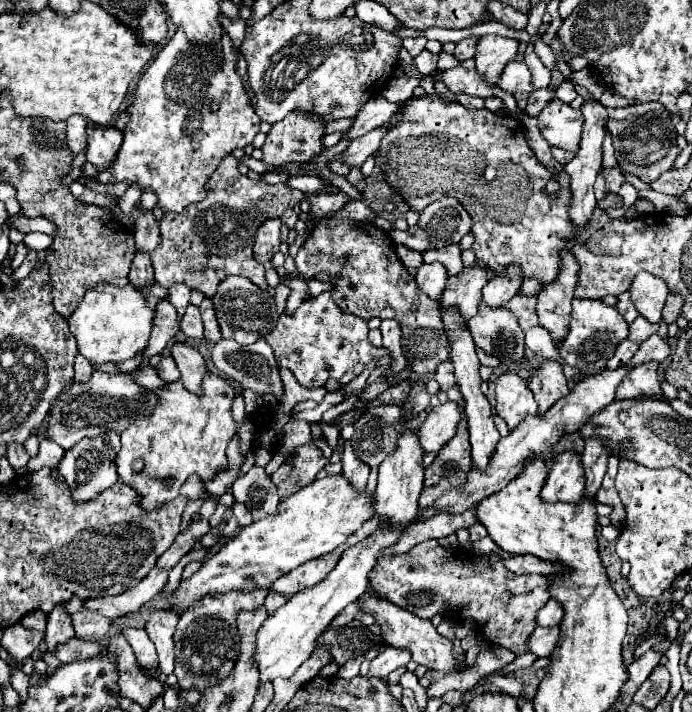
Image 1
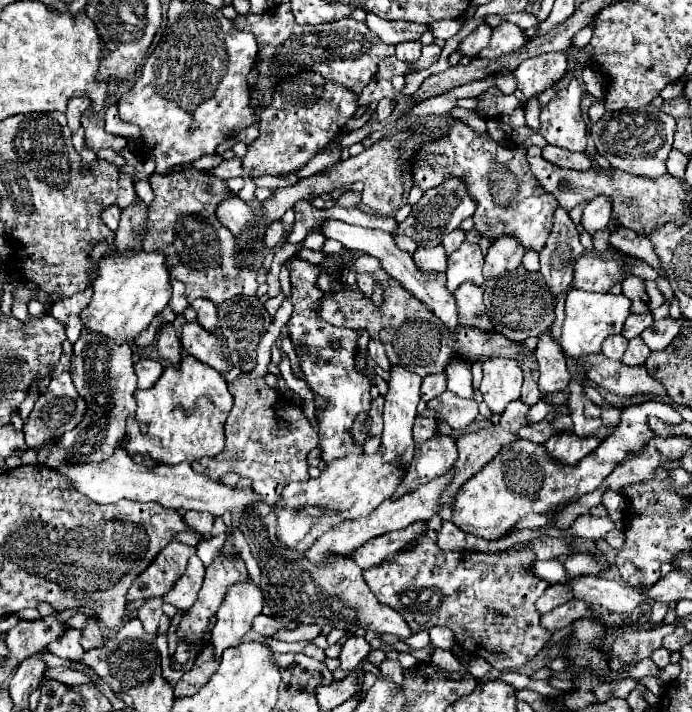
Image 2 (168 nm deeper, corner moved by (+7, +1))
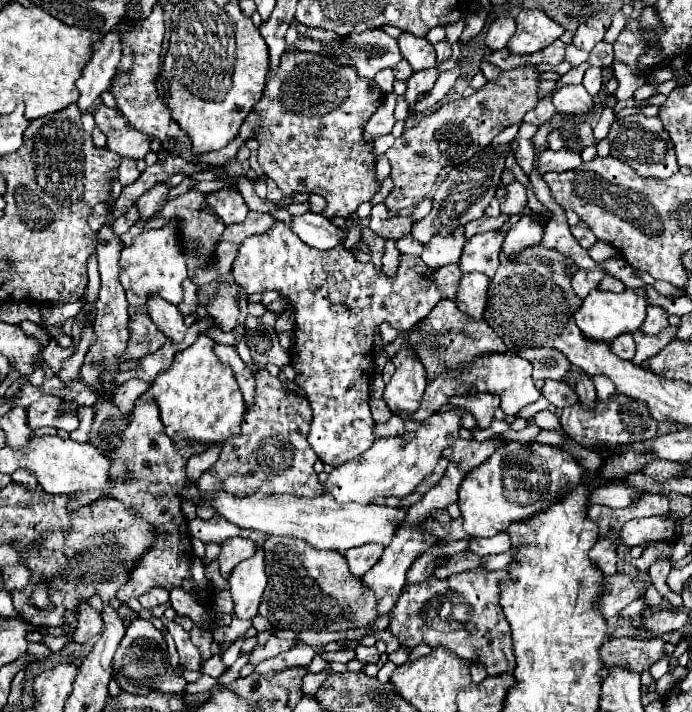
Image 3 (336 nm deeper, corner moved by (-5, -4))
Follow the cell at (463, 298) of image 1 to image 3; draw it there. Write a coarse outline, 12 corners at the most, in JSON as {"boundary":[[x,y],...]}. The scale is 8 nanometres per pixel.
{"boundary":[[500,231],[468,239],[462,273],[480,271],[492,279],[500,265]]}

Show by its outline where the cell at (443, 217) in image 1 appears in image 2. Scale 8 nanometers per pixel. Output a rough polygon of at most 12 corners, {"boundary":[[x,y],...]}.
{"boundary":[[462,178],[412,206],[398,234],[436,246],[476,210]]}

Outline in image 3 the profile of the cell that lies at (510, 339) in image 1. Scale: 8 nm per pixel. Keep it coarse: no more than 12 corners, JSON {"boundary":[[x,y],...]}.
{"boundary":[[462,275],[458,307],[472,319],[484,319],[488,277]]}

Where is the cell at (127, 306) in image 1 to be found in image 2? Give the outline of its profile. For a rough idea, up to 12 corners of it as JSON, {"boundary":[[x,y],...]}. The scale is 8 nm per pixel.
{"boundary":[[158,250],[102,258],[82,324],[130,342],[172,298]]}

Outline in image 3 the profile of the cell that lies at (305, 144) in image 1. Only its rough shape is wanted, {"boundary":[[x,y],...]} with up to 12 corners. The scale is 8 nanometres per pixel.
{"boundary":[[314,53],[266,75],[258,163],[348,217],[378,191],[384,95]]}

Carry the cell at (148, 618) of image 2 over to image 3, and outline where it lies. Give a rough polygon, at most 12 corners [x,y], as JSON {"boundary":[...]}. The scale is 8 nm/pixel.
{"boundary":[[160,587],[140,597],[140,605],[152,611],[168,603],[168,591]]}

